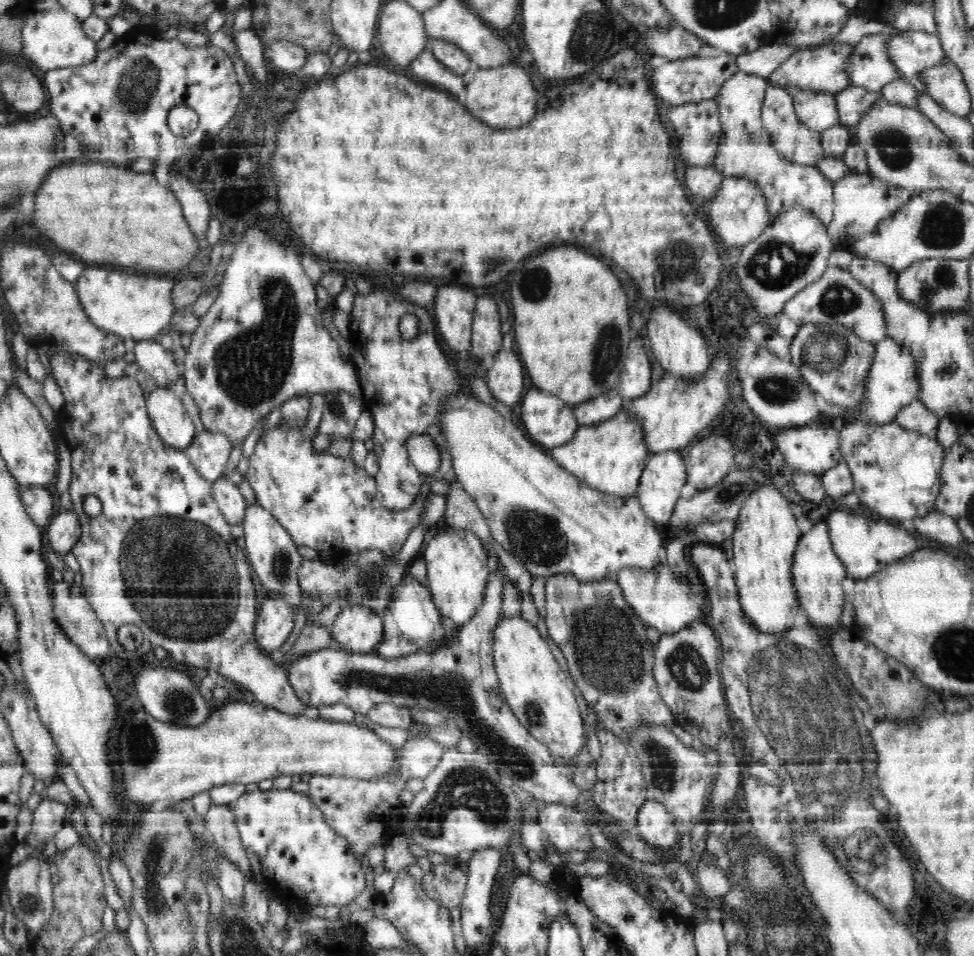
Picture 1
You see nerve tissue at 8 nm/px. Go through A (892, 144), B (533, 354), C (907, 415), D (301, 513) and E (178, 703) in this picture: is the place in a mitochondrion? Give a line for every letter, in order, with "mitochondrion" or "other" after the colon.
A: mitochondrion
B: other
C: other
D: other
E: mitochondrion

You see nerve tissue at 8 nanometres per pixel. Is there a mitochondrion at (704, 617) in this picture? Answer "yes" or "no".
no

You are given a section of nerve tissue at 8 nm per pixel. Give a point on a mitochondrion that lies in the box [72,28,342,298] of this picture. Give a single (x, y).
(136, 89)

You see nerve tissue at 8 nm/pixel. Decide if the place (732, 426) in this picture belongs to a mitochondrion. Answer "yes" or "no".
no

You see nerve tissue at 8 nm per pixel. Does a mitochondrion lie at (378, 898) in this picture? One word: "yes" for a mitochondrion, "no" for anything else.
no

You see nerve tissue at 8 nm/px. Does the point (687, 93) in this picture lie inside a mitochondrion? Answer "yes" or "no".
no

